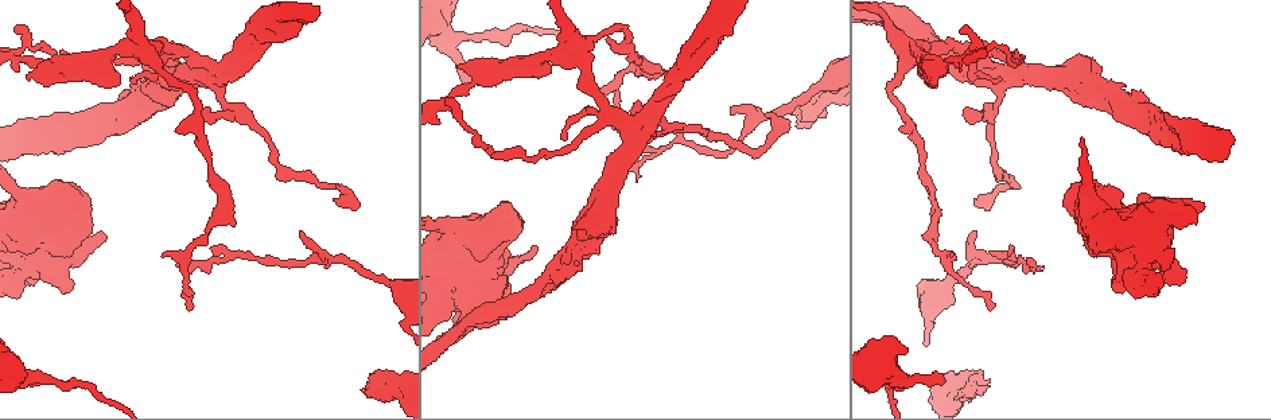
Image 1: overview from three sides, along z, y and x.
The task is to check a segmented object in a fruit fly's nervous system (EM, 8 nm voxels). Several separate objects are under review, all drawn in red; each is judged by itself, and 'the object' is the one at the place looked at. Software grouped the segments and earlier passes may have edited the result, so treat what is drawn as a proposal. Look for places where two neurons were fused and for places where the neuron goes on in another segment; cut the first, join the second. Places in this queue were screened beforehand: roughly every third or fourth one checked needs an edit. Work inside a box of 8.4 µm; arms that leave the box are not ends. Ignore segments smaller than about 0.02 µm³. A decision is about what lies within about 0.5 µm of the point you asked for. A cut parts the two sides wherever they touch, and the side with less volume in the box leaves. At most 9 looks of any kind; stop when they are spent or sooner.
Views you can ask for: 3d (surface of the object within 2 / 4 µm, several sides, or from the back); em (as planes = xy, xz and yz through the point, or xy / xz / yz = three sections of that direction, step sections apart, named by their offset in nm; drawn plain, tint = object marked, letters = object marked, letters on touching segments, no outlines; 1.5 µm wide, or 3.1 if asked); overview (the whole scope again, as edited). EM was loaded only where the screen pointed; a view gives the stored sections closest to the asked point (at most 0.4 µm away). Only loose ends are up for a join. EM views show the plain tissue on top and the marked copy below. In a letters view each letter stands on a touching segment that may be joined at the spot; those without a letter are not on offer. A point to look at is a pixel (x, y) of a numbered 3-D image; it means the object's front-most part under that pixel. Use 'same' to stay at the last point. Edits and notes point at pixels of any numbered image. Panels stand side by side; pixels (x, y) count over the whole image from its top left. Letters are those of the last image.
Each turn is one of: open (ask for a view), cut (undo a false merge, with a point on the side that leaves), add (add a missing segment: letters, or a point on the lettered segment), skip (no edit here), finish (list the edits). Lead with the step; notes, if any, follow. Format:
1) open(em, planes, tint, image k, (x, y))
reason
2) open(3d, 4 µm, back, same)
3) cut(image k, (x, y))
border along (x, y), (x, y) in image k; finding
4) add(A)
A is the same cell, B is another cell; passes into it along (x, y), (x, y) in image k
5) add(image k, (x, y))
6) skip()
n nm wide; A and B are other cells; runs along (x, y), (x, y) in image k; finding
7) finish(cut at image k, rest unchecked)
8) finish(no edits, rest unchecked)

open(em, planes, letters, image 1, (950, 59))
sudden change in width

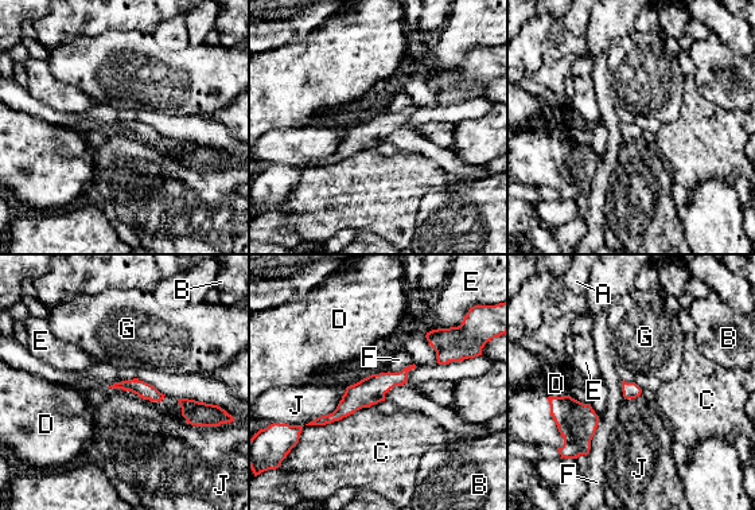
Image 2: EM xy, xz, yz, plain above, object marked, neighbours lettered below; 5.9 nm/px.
skip()
A, B, C, D, E, F, G and J are other cells; border along (342, 396), (331, 412), (294, 425) in image 2; continuous, no second neuron

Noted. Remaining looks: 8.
open(em, planes, letters, image 1, (299, 234))
tapers out

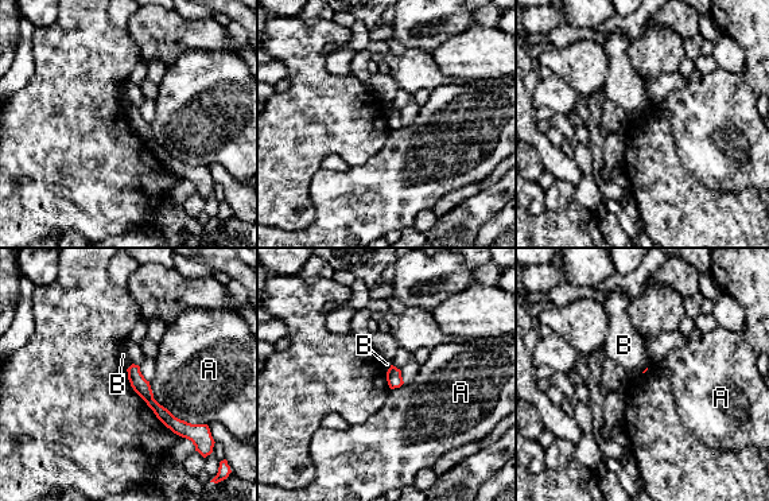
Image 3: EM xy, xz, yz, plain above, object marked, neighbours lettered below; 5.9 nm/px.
skip()
A and B are other cells; runs along (134, 368), (148, 399), (190, 428) in image 3; none of them fits

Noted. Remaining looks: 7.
open(3d, 4 µm, image 1, (982, 375))
stops while still wide

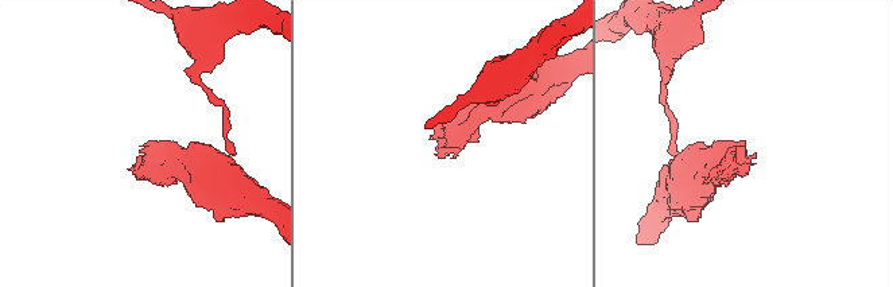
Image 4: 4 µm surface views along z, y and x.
open(em, xy, step 4, letters, image 4, (745, 146))
now the EM

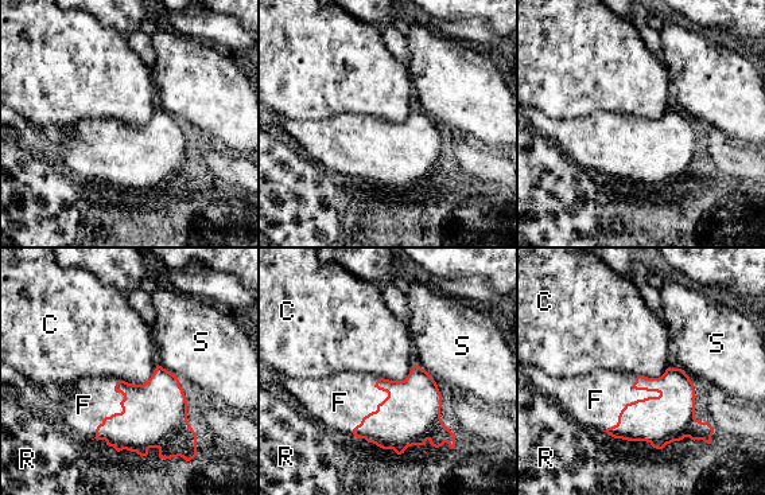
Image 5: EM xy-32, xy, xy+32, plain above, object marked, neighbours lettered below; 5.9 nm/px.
open(em, planes, letters, same)

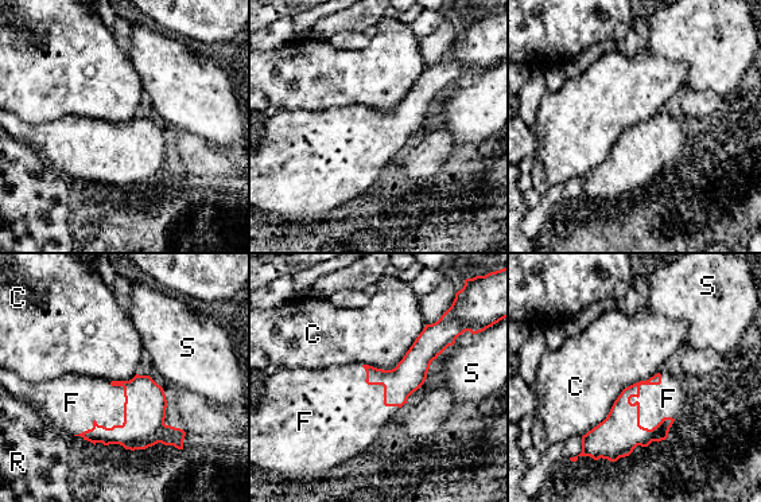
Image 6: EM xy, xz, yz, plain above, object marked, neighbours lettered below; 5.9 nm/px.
add(image 6, (668, 399))
C touches over 600 nm; F is the same cell, C, R and S are other cells; passes into it along (621, 432), (639, 395), (668, 399) in image 6; the neuron continues

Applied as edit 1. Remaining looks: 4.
open(overview)

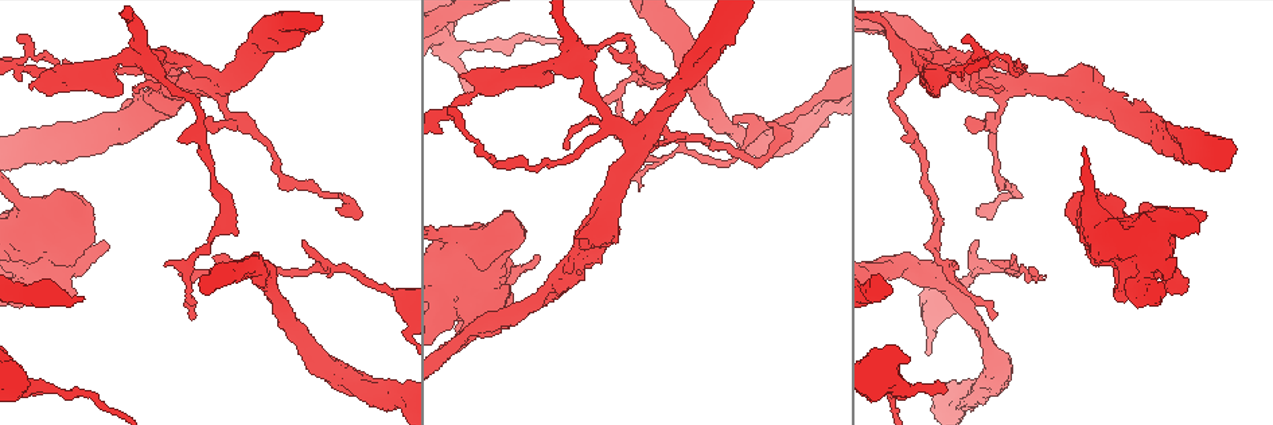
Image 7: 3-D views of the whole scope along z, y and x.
open(3d, 2 µm, image 7, (1204, 212))
branch stops here

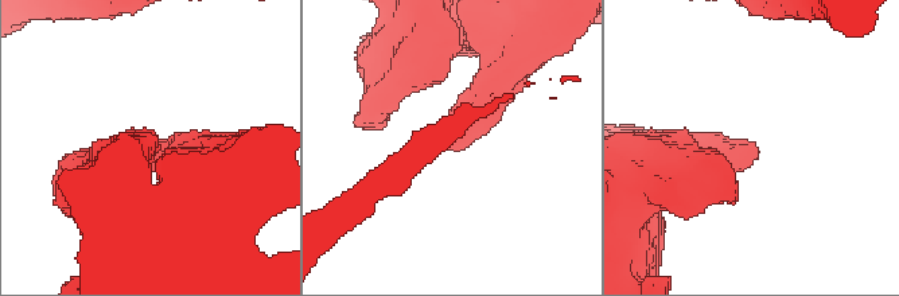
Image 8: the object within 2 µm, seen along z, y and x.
open(em, xy, step 8, tint, image 8, (758, 149))

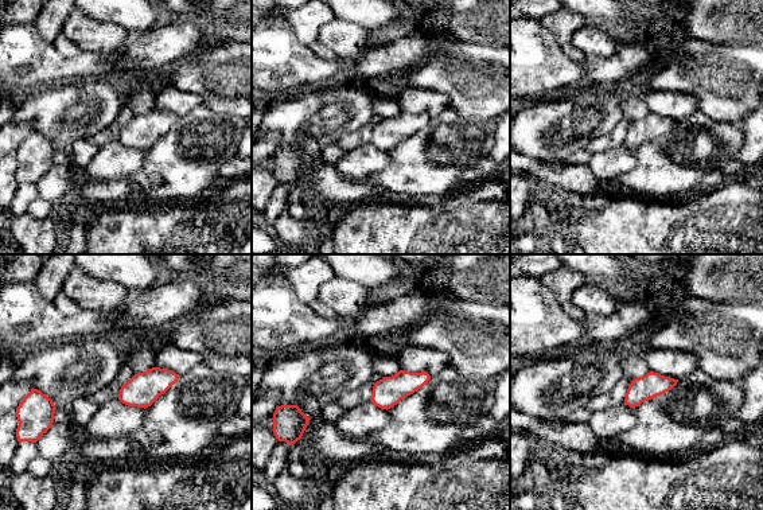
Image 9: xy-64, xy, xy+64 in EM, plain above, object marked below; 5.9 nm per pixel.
open(em, planes, letters, same)
another direction

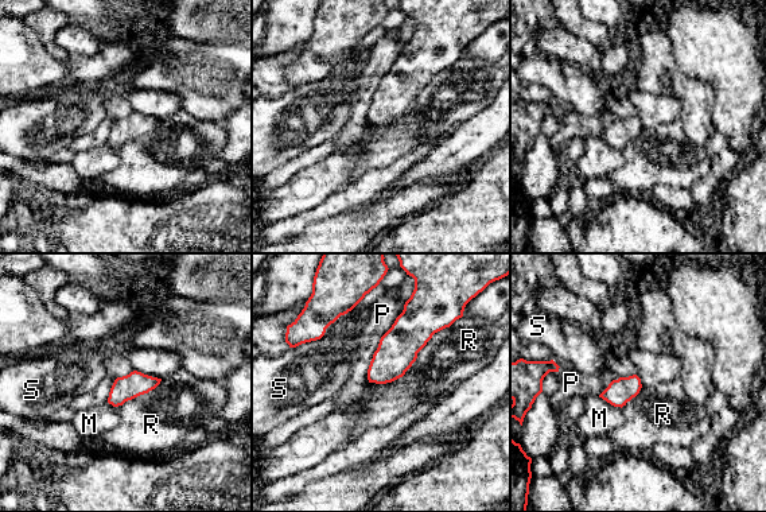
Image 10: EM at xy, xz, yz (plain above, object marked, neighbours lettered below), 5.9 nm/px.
add(image 10, (382, 314))
R touches over 600 nm; P is the same cell, M, R and S are other cells; it goes on there

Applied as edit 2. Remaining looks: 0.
finish(add at image 6, add at image 10, rest unchecked)

